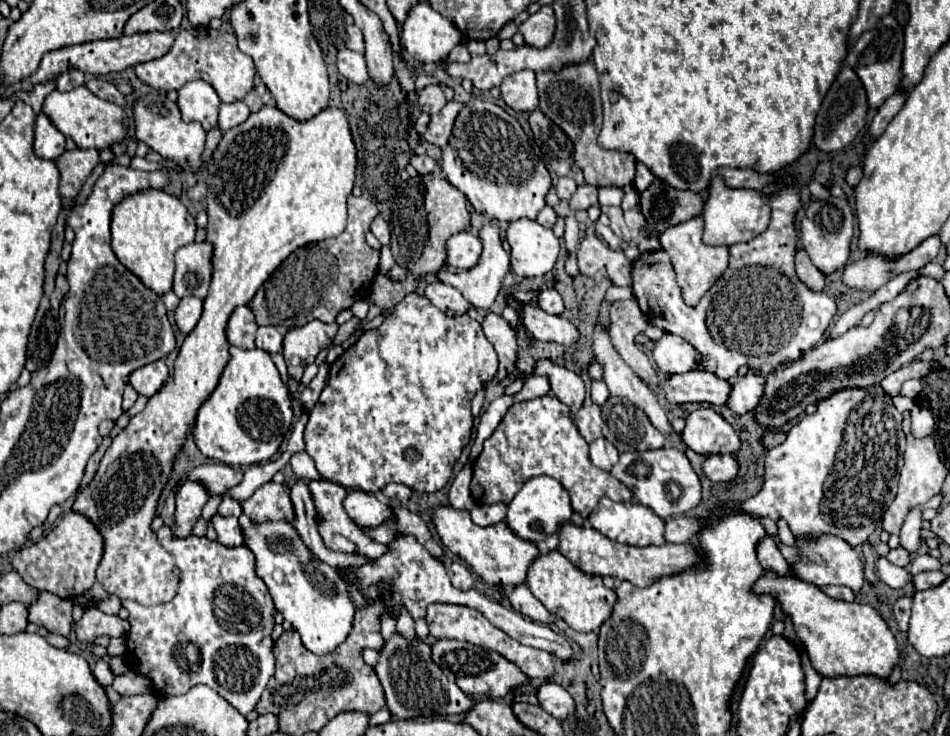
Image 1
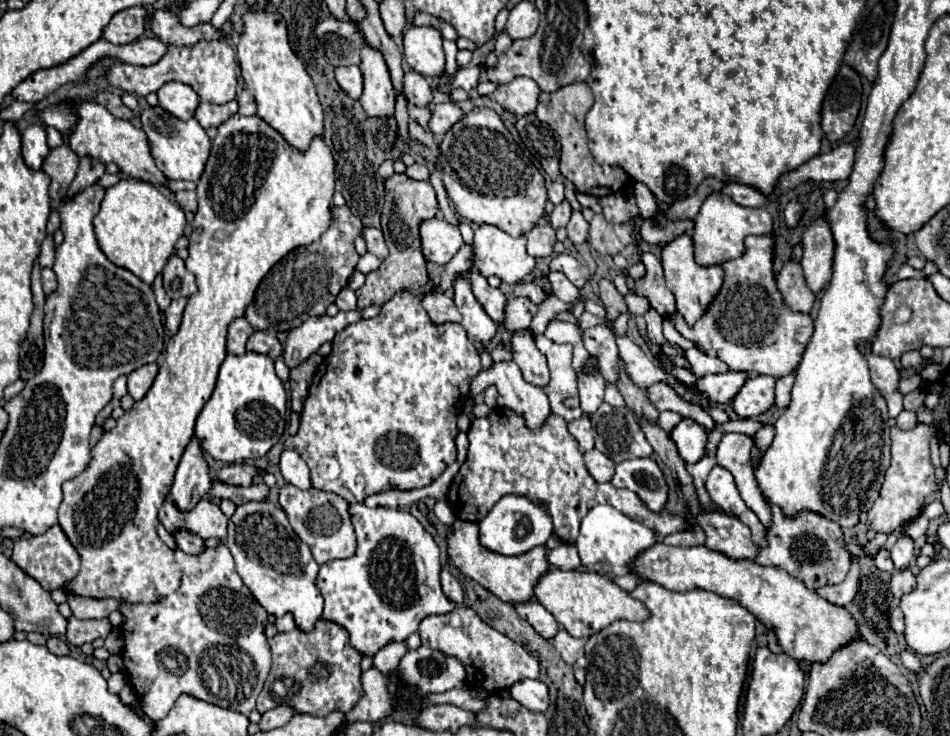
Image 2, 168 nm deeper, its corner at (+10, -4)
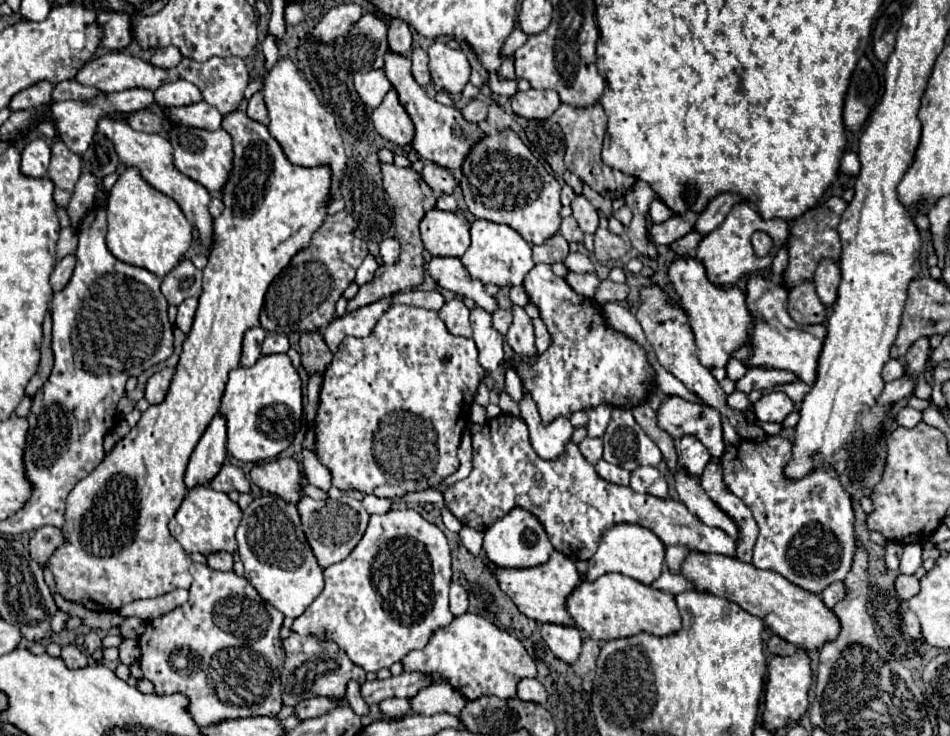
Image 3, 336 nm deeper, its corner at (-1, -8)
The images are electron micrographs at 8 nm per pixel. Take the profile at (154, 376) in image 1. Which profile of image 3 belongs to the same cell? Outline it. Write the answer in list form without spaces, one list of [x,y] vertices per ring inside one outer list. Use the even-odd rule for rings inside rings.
[[[164,368],[164,370],[160,370],[160,372],[156,372],[148,378],[148,382],[146,382],[146,400],[150,404],[160,404],[166,398],[172,376],[174,376],[174,370]]]

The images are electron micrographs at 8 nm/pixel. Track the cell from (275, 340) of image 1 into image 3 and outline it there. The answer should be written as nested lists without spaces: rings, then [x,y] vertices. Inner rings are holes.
[[[270,332],[262,344],[262,354],[280,354],[280,352],[288,352],[290,342],[284,334],[278,332]]]

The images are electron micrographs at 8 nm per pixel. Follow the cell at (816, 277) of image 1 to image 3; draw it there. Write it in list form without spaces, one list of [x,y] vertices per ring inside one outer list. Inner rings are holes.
[[[804,282],[790,290],[788,312],[790,312],[792,320],[796,320],[796,324],[800,324],[800,326],[822,324],[826,320],[826,308],[820,302],[812,282]]]

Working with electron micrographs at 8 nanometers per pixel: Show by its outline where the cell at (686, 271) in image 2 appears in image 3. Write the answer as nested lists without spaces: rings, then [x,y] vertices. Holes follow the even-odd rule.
[[[678,258],[668,272],[676,294],[680,296],[680,304],[688,312],[690,326],[696,336],[698,346],[698,358],[700,364],[706,368],[724,368],[730,360],[730,356],[742,348],[748,338],[754,332],[754,318],[750,316],[750,310],[746,306],[746,296],[740,292],[740,288],[718,288],[706,278],[704,266],[696,258]]]

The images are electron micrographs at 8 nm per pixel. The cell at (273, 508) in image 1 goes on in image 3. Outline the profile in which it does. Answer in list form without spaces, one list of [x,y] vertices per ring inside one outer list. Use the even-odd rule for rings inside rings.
[[[224,464],[220,468],[220,472],[210,480],[210,486],[220,492],[232,492],[232,490],[250,492],[250,482],[248,482],[244,470],[238,466],[232,466],[232,464]]]

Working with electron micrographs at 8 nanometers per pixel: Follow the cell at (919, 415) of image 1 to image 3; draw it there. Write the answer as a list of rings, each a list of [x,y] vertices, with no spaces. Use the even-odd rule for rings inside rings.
[[[910,406],[900,408],[900,412],[898,412],[898,416],[896,416],[896,422],[898,422],[900,426],[904,426],[904,428],[914,428],[920,420],[922,420],[922,412],[918,412],[918,410],[910,408]]]

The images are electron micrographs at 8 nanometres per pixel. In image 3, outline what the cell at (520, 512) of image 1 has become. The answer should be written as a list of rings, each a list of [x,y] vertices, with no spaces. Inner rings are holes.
[[[514,508],[508,516],[496,520],[492,526],[484,532],[484,544],[482,550],[490,564],[498,568],[532,568],[548,562],[550,554],[554,552],[542,524],[522,508]]]

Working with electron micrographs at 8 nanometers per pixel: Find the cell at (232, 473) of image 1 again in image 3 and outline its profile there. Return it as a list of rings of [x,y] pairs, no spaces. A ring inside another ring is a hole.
[[[274,458],[266,464],[256,464],[250,470],[250,480],[264,492],[276,494],[290,504],[300,500],[304,472],[294,458]]]

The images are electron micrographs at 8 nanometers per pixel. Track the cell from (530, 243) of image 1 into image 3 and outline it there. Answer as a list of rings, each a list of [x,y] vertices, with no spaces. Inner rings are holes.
[[[474,220],[470,228],[470,248],[460,258],[462,266],[468,270],[468,274],[482,284],[496,284],[500,288],[506,286],[520,286],[524,276],[534,268],[532,262],[532,250],[528,242],[510,226],[494,224],[488,220]]]

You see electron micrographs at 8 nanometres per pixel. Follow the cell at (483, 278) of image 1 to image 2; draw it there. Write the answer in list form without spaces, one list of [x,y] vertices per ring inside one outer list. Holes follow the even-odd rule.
[[[459,274],[453,282],[455,290],[455,306],[463,316],[463,328],[467,330],[467,336],[477,348],[485,348],[487,342],[495,336],[495,322],[487,316],[485,308],[479,304],[471,290],[471,280],[467,274]]]

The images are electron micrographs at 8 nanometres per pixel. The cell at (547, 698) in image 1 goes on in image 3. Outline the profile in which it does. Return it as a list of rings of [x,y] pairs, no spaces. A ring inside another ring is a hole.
[[[522,678],[518,682],[518,698],[520,700],[528,700],[528,702],[536,702],[536,704],[544,704],[546,702],[546,692],[544,686],[536,680],[536,678]]]

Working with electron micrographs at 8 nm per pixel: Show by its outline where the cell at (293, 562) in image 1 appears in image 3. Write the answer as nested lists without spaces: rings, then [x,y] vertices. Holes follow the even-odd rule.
[[[274,494],[254,498],[244,510],[242,522],[236,530],[236,542],[246,580],[284,616],[298,618],[322,592],[322,568],[302,532],[298,508],[294,504],[288,504]]]

